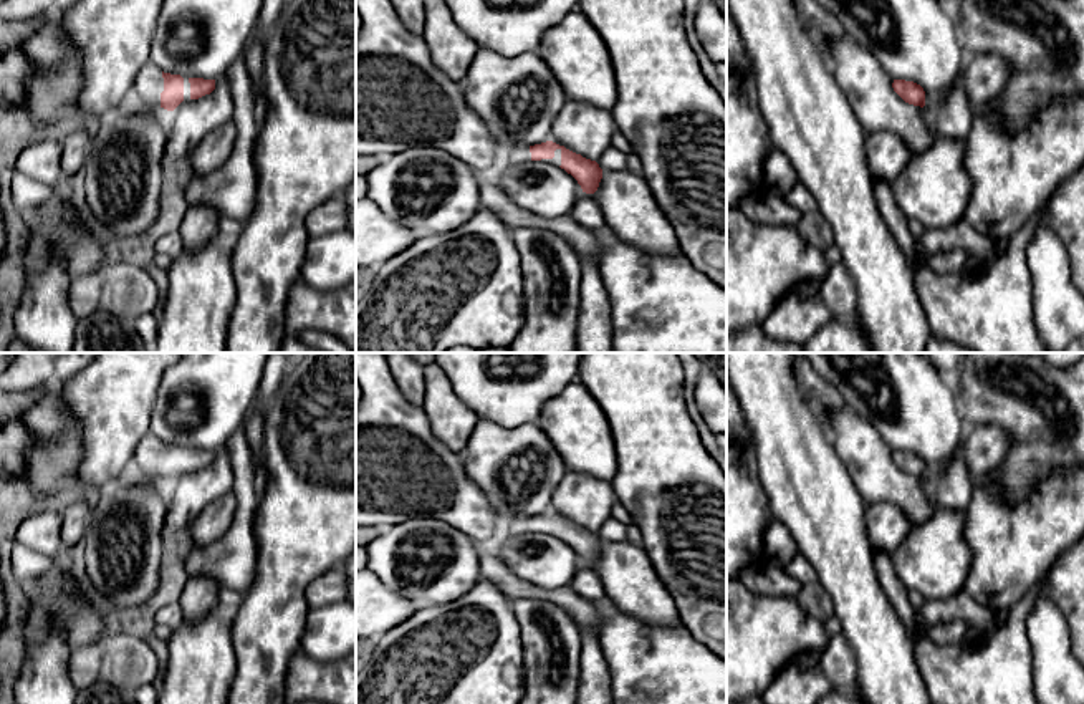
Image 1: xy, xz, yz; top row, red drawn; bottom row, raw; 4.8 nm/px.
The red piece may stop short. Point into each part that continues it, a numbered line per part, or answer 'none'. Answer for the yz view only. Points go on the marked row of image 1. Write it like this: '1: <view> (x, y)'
none

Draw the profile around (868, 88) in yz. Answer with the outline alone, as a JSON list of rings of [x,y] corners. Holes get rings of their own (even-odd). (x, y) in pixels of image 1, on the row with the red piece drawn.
[[[842,35],[829,43],[829,61],[837,86],[849,101],[866,134],[894,133],[914,157],[933,142],[935,133],[920,106],[905,103],[892,88],[894,80],[875,56]]]

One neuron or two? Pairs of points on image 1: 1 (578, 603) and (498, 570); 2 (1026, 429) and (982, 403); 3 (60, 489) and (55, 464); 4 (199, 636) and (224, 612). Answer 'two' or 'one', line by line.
1: one
2: one
3: one
4: two

